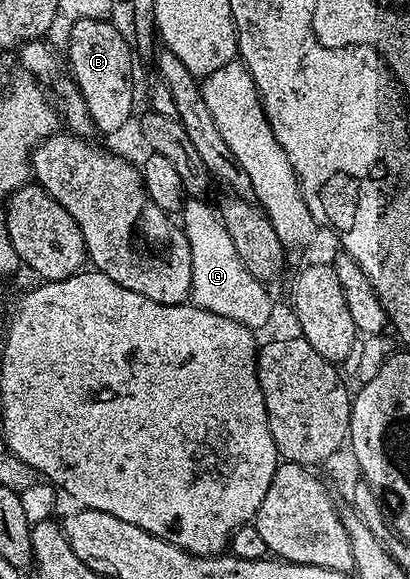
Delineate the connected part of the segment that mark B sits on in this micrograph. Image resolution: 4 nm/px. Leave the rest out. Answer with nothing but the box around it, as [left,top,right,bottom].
[67,19,134,131]

